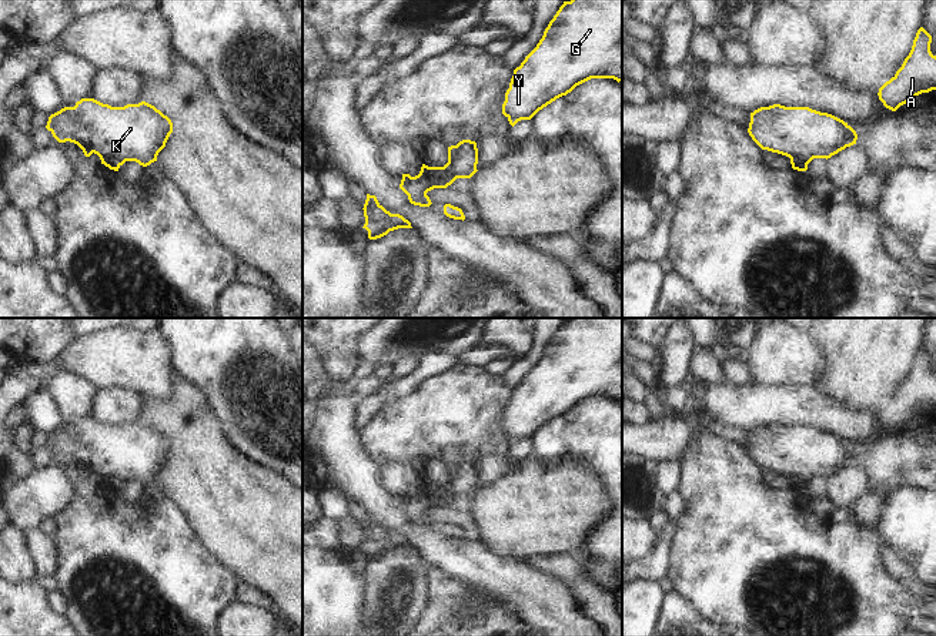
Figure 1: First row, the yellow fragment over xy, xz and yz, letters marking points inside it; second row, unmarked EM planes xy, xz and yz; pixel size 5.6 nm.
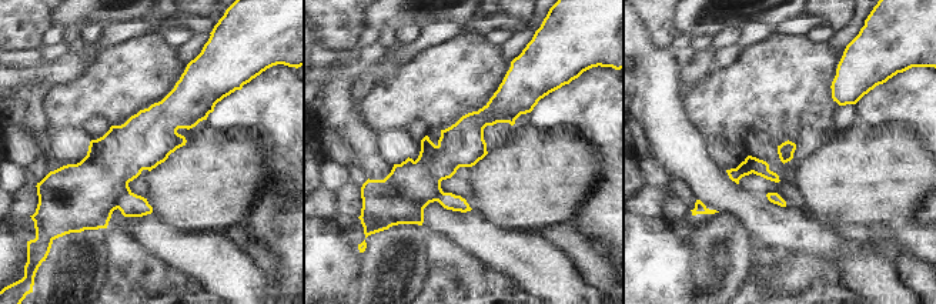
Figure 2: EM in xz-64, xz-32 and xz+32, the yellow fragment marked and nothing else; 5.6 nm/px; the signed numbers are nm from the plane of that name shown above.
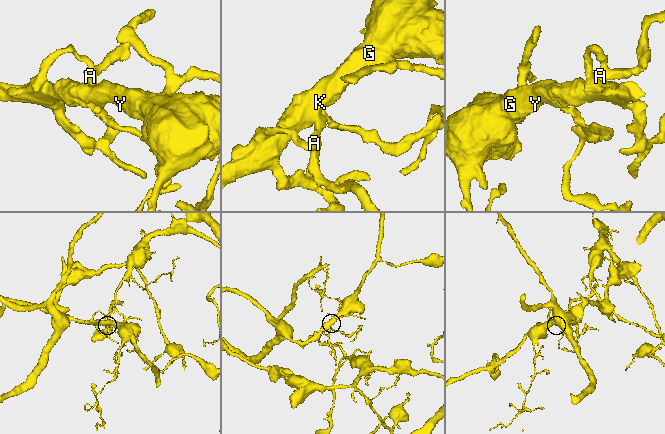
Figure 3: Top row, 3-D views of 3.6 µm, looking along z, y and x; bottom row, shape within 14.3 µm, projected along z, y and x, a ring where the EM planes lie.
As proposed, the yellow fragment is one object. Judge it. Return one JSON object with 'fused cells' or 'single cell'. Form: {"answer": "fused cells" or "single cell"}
{"answer": "fused cells"}

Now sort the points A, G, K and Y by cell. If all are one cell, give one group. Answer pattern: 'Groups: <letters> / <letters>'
Groups: A / G K Y.

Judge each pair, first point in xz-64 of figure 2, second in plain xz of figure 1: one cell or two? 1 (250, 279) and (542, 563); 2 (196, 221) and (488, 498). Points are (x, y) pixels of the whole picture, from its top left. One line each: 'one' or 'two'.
1: two
2: one

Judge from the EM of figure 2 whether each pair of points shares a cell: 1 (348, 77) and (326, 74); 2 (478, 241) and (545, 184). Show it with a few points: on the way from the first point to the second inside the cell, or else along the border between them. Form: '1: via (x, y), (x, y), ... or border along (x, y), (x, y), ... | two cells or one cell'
1: border along (333, 69), (334, 79), (320, 86) | two cells
2: border along (475, 209), (497, 226), (530, 231) | two cells

